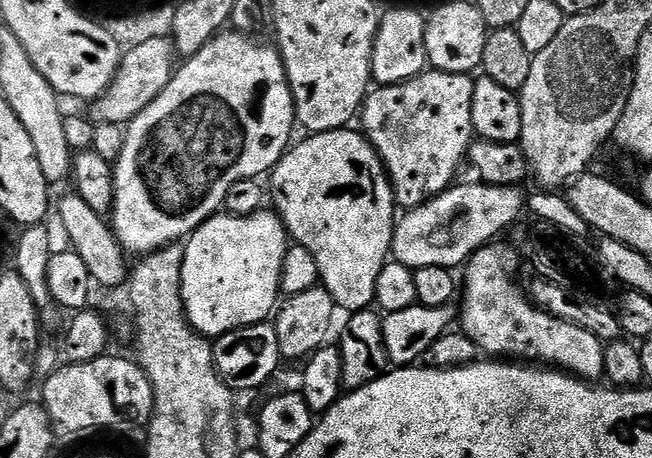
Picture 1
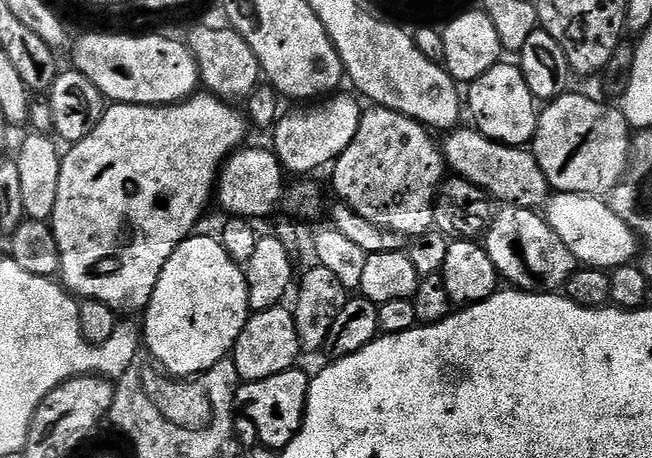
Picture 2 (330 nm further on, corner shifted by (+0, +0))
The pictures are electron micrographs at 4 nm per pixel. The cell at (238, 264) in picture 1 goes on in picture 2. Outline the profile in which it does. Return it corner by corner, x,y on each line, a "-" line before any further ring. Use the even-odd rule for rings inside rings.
200,235
189,236
170,254
158,286
154,286
154,294
142,313
142,344
147,355
168,376
175,378
200,378
217,364
225,363
250,315
245,269
232,261
215,235

